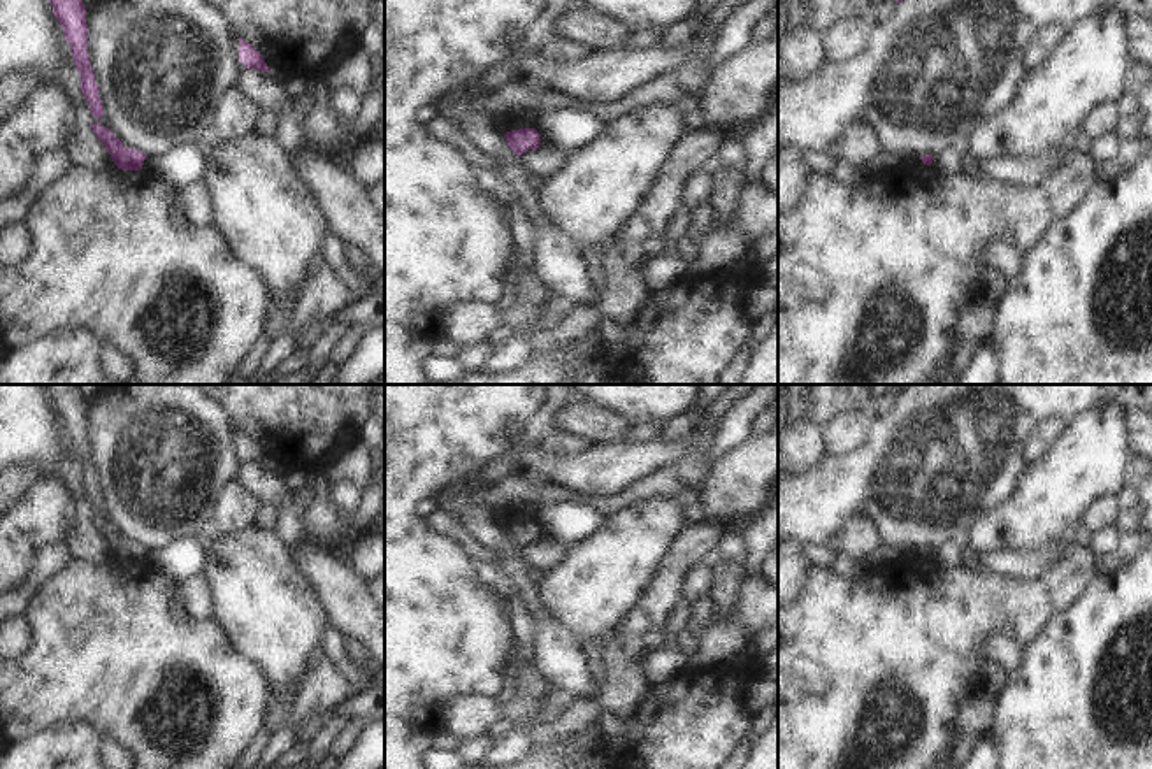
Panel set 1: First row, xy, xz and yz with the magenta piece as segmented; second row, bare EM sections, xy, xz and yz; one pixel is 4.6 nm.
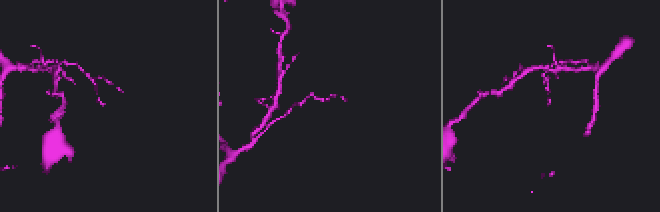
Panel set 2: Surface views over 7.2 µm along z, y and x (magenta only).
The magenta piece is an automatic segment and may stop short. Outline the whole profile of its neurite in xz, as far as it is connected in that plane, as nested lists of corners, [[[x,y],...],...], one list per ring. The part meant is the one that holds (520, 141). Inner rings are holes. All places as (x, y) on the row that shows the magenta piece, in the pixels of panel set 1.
[[[520,128],[506,132],[506,142],[516,156],[522,156],[529,149],[537,149],[541,146],[541,135],[536,128]]]

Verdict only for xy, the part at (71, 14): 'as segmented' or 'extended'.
as segmented

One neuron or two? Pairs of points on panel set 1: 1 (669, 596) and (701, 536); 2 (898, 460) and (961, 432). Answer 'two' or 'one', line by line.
1: one
2: one

